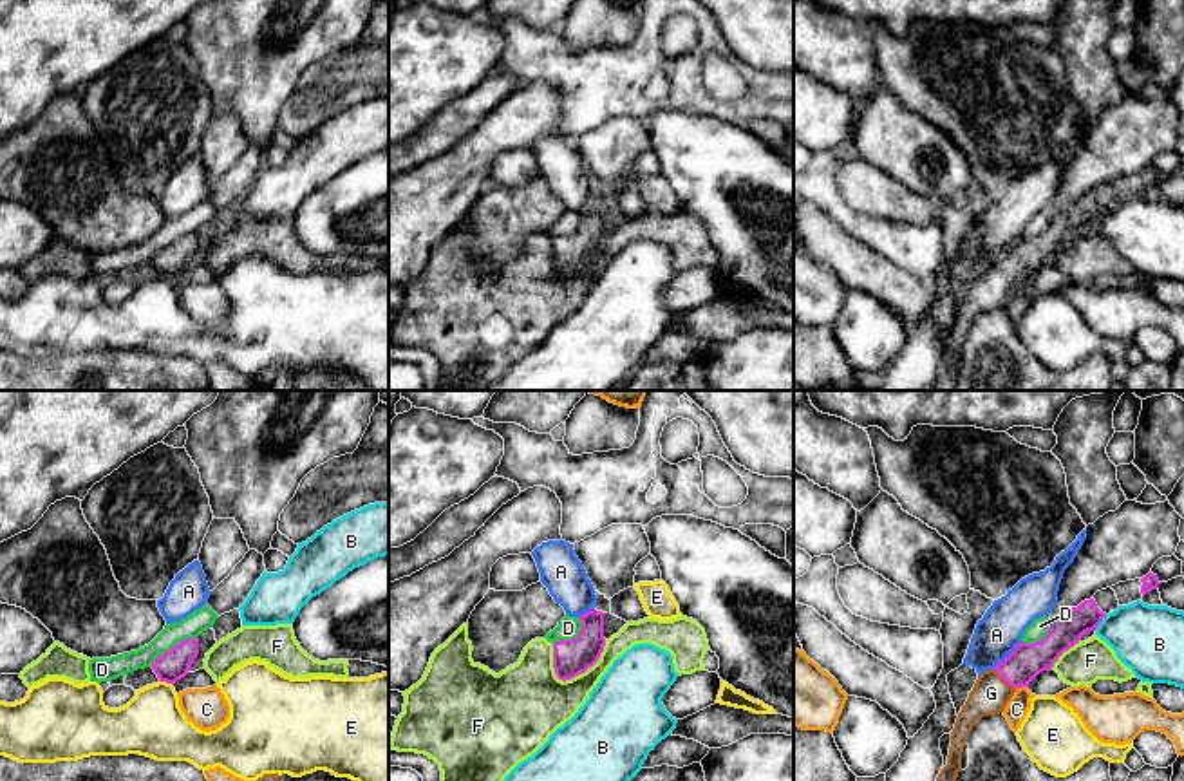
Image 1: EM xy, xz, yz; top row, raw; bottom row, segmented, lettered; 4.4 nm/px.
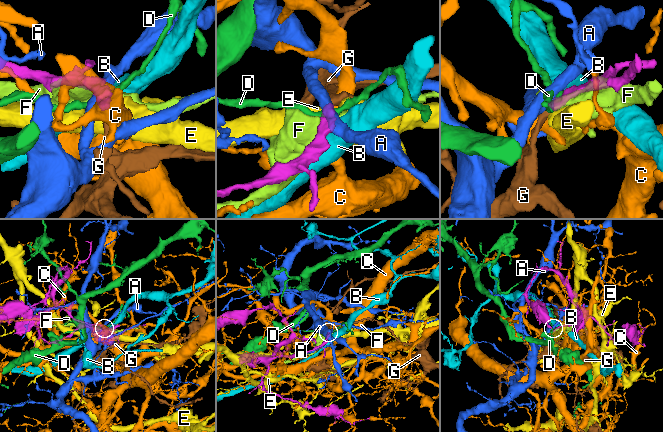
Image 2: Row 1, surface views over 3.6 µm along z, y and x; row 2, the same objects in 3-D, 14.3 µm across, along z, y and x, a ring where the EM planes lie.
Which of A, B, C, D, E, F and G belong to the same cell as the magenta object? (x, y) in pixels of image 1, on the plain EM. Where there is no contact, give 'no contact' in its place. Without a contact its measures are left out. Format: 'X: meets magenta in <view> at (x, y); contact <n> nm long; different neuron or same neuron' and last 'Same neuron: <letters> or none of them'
A: meets magenta in yz at (1009, 250); contact 180 nm long; different neuron
B: meets magenta in yz at (1101, 216); contact 90 nm long; different neuron
C: meets magenta in yz at (1020, 281); contact 50 nm long; different neuron
D: meets magenta in xy at (174, 241); contact 240 nm long; different neuron
E: meets magenta in xy at (167, 277); contact 70 nm long; different neuron
F: meets magenta in xz at (563, 275); contact 220 nm long; different neuron
G: meets magenta in yz at (1004, 273); contact 140 nm long; same neuron
Same neuron: G

